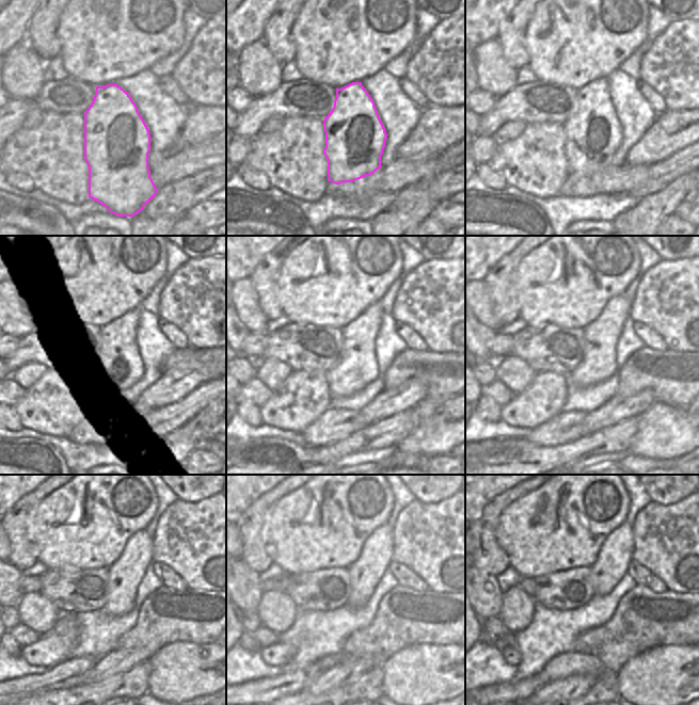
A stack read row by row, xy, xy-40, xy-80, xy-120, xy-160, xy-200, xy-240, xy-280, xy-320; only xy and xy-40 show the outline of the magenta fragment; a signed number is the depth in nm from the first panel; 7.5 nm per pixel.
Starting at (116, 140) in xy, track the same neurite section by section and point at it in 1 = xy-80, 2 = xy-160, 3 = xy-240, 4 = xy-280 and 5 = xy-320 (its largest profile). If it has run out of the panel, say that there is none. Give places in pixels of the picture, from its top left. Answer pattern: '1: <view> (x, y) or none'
1: xy-80 (593, 133)
2: xy-160 (358, 367)
3: xy-240 (124, 577)
4: xy-280 (376, 555)
5: xy-320 (616, 553)

